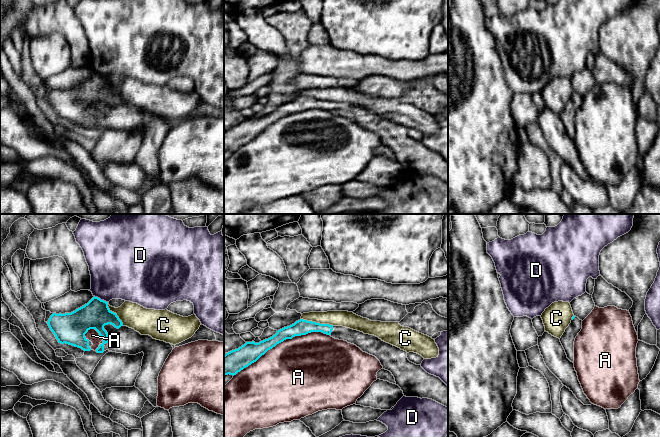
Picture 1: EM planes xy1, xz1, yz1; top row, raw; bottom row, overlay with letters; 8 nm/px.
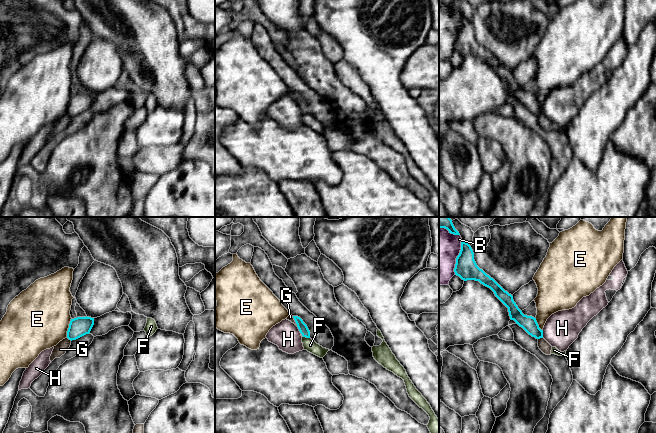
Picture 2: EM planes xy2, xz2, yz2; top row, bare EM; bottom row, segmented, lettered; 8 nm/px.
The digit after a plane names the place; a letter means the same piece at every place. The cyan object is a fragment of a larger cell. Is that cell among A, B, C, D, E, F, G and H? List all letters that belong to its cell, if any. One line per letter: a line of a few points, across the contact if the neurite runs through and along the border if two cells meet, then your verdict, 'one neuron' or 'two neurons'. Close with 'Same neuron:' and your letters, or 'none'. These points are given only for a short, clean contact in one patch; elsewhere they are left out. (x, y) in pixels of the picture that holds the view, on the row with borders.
A: two neurons
B: two neurons
C: two neurons
D: two neurons
E: line xy2 (71, 318), (66, 336); two neurons
F: two neurons
G: line xy2 (66, 337), (71, 340); two neurons
H: line xz2 (296, 326), (301, 333); two neurons
Same neuron: none

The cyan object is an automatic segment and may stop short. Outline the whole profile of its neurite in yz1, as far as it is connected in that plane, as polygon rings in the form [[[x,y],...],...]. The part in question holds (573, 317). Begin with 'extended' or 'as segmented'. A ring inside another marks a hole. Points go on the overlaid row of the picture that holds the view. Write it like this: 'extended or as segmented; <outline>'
extended; [[[573,316],[571,323],[565,329],[565,332],[560,338],[560,342],[565,350],[567,358],[574,362],[574,341],[578,333],[582,329],[582,320],[578,317]]]

